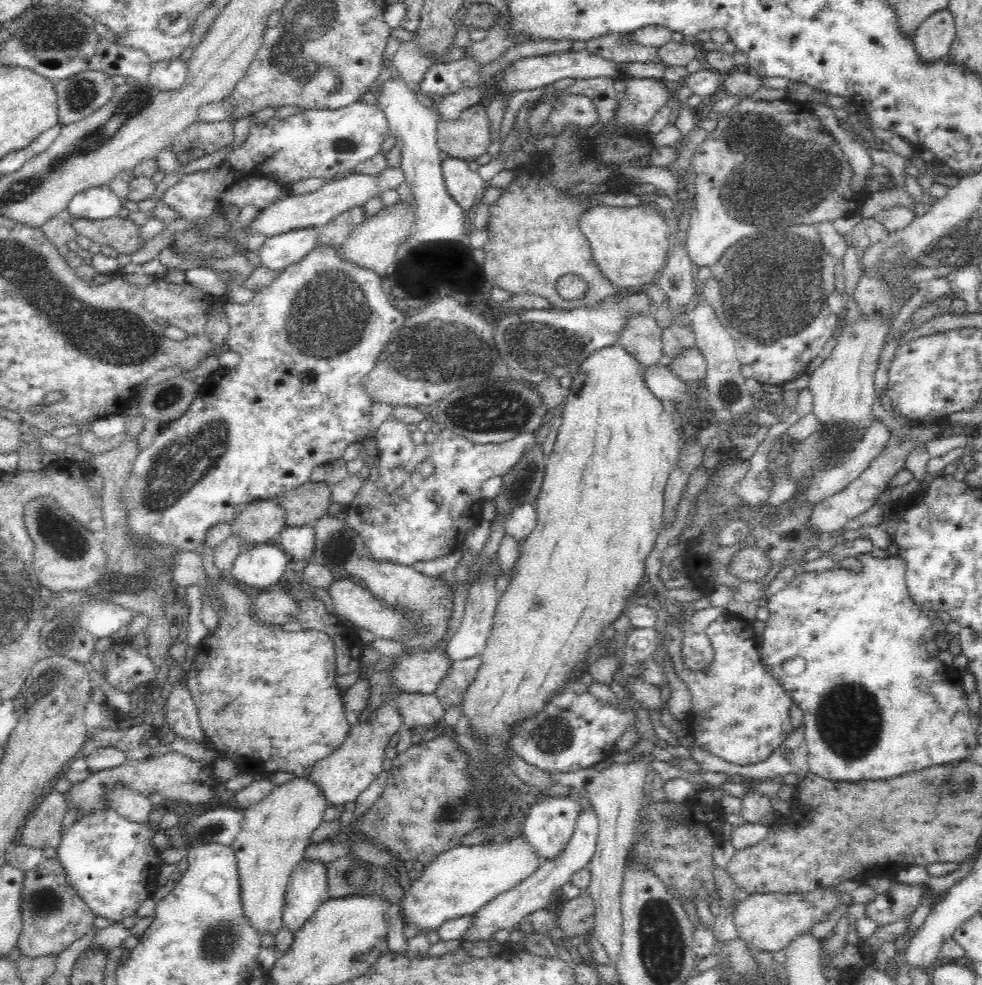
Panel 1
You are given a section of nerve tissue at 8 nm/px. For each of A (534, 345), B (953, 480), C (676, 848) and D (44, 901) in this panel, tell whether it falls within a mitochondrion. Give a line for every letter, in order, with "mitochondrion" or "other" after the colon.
A: mitochondrion
B: other
C: other
D: mitochondrion

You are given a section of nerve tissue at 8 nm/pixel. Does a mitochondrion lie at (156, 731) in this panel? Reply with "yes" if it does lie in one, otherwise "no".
no

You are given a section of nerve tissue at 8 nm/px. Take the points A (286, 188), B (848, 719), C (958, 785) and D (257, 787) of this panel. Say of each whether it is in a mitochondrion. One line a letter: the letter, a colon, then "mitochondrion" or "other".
A: other
B: mitochondrion
C: mitochondrion
D: other

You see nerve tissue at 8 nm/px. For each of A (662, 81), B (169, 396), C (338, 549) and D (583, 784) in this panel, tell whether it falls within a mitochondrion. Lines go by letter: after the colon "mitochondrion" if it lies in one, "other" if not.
A: other
B: mitochondrion
C: mitochondrion
D: other

